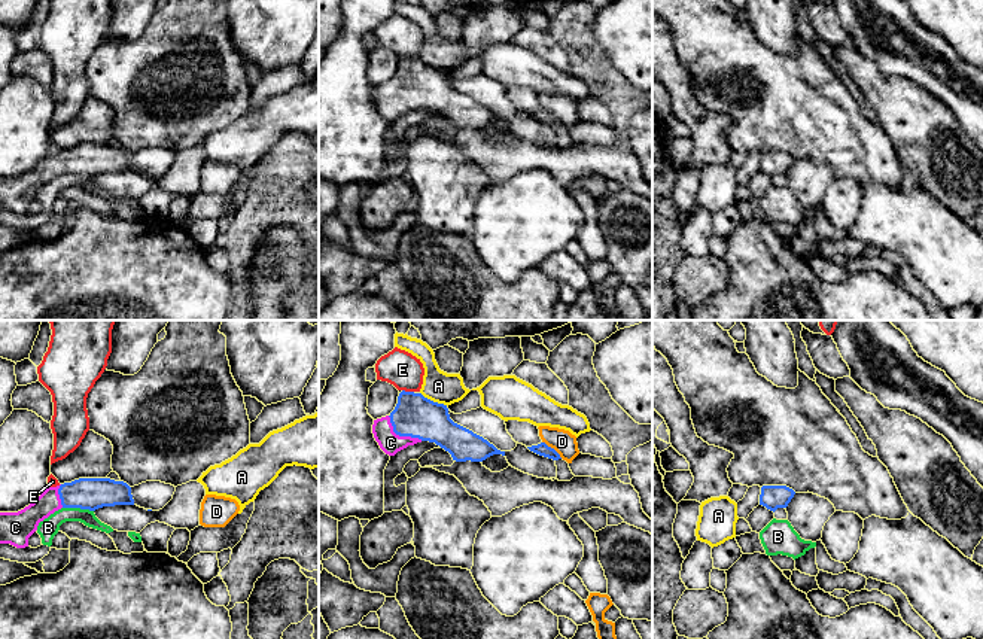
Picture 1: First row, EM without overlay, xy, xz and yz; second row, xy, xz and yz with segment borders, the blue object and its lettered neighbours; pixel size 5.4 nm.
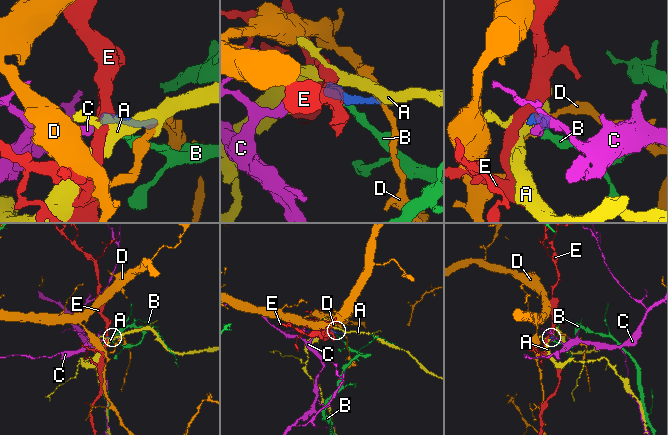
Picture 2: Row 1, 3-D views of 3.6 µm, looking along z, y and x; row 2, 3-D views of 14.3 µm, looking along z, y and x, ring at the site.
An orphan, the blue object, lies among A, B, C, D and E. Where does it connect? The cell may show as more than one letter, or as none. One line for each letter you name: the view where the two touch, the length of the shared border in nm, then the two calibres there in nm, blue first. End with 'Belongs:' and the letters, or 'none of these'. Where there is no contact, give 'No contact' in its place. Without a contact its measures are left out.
C: Touches blue in xz. Shared border 240 nm. Thickness 220 nm (blue) against 120 nm
Belongs: C

